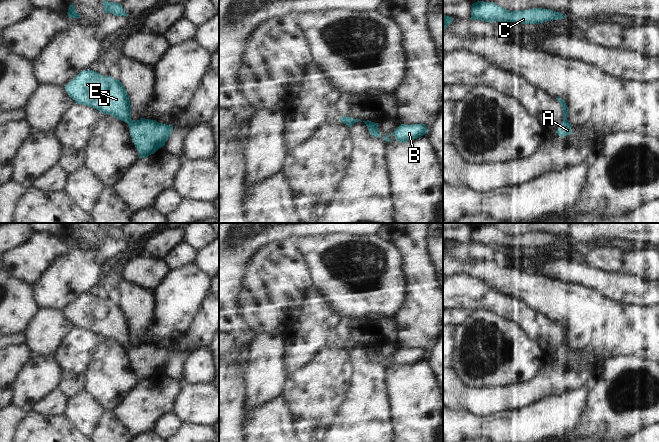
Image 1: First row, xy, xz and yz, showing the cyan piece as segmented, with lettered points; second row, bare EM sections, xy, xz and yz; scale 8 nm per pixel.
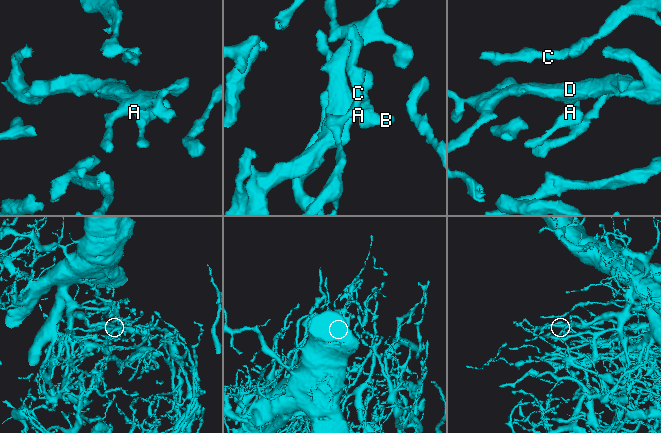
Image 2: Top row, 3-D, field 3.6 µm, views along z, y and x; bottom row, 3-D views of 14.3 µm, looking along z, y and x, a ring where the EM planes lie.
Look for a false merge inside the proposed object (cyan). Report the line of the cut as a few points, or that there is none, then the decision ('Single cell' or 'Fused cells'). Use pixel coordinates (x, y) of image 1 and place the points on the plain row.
No split. Single cell.

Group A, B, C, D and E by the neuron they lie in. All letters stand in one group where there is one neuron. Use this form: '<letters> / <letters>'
A B C D E

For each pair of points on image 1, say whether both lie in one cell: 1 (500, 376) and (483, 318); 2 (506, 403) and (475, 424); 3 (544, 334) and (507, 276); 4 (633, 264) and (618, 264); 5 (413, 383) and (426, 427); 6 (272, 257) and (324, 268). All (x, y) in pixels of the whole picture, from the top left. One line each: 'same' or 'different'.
1: same
2: different
3: different
4: different
5: same
6: different

